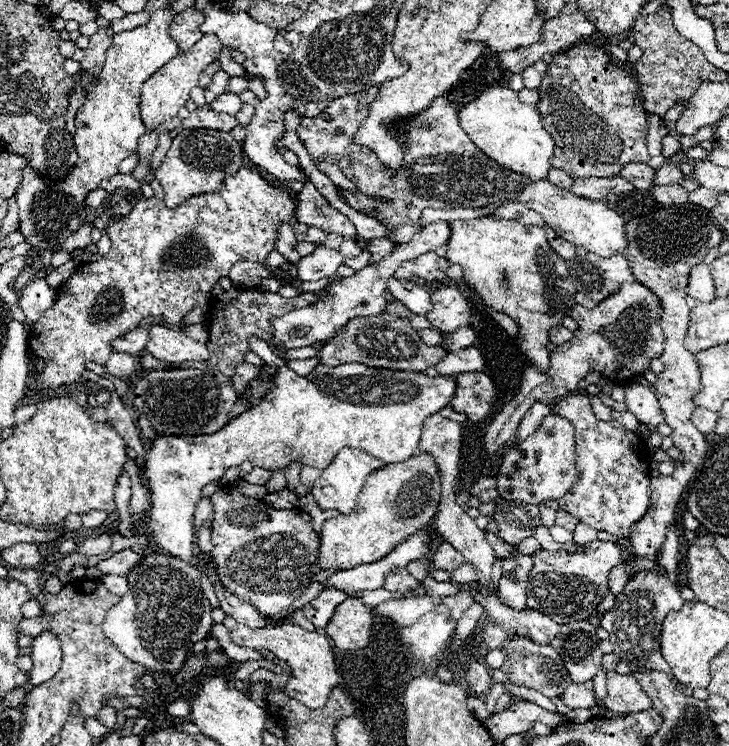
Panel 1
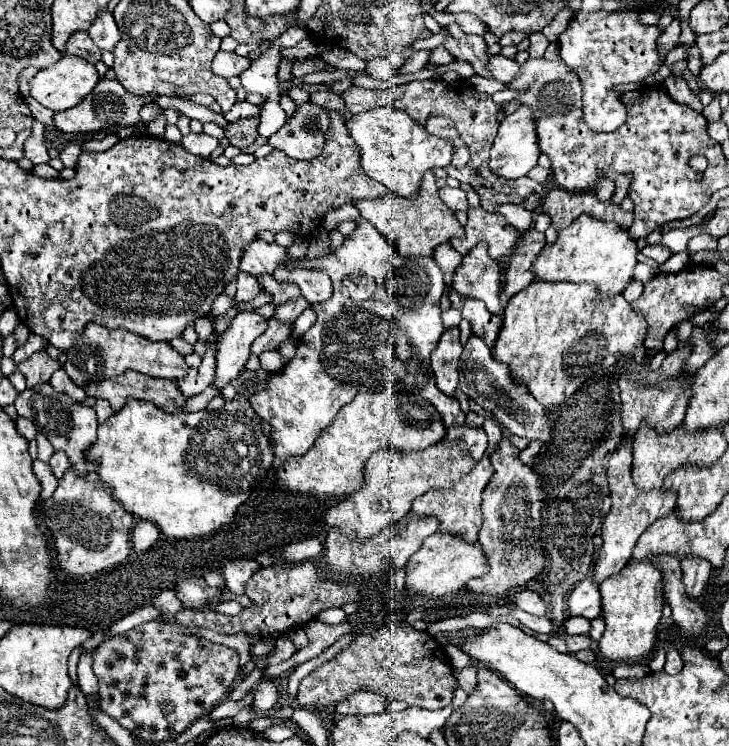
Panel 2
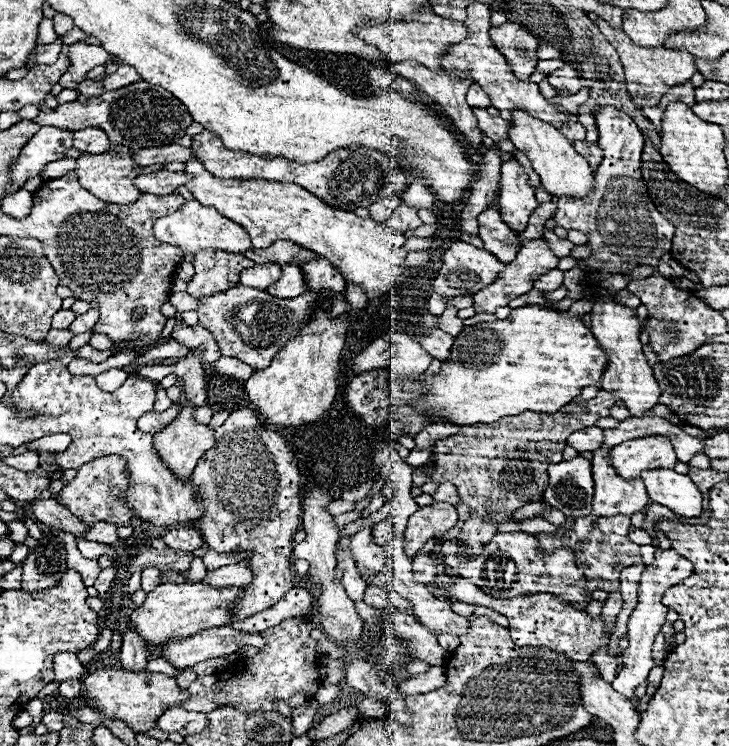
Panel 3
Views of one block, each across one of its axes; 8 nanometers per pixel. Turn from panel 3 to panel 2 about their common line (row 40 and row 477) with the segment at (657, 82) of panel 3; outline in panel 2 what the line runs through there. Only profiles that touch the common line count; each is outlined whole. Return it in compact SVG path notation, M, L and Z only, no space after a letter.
M622 444L612 454L608 464L608 482L610 482L610 498L612 498L612 510L606 514L602 522L602 540L604 546L598 552L598 560L594 564L594 580L600 584L610 574L616 574L626 566L626 562L632 556L632 550L642 536L642 532L654 524L658 518L664 518L670 514L676 506L676 494L674 490L638 490L632 482L632 446Z

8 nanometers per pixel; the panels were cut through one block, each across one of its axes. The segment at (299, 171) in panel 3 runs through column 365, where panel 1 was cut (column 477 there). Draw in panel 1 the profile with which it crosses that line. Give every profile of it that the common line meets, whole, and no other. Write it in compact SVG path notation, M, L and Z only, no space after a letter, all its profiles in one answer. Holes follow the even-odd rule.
M370 86L358 94L332 100L328 108L322 110L322 114L314 118L302 118L298 138L302 140L314 164L334 164L344 172L344 176L348 176L350 182L356 184L356 192L338 188L344 196L344 202L362 214L370 214L374 210L374 218L390 230L390 240L394 244L406 244L422 228L420 214L424 208L478 208L492 202L516 200L526 208L536 210L544 222L554 228L554 232L558 232L558 236L602 258L610 258L626 246L624 220L602 200L576 196L570 190L562 190L546 180L532 182L528 176L500 166L474 146L474 142L460 128L456 110L442 96L432 100L426 112L392 124L392 136L398 142L404 142L402 170L394 176L380 164L370 148L354 144L352 140L356 130L362 126L362 120L366 120L368 106L376 94L378 88ZM374 196L388 198L390 202L374 200Z

